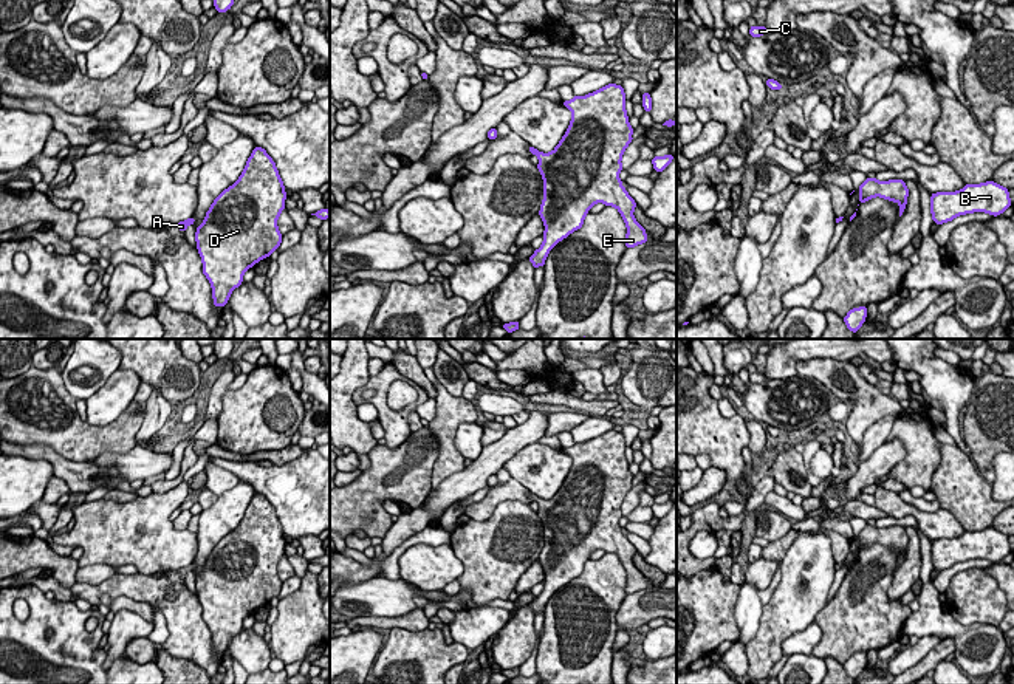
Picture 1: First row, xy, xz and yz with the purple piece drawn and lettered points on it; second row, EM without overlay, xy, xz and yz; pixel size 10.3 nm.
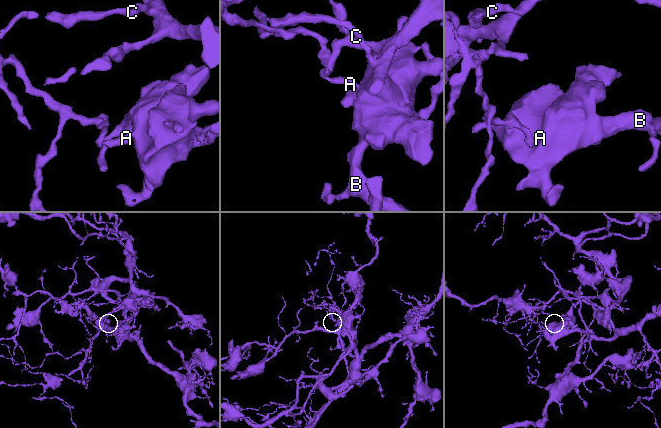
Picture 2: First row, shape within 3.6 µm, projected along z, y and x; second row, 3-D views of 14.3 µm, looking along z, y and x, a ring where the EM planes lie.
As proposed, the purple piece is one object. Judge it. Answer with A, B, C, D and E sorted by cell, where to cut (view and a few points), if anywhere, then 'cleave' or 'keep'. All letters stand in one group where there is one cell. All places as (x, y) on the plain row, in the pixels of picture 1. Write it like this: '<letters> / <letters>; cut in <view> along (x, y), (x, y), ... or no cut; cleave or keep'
A B C D E; no cut; keep

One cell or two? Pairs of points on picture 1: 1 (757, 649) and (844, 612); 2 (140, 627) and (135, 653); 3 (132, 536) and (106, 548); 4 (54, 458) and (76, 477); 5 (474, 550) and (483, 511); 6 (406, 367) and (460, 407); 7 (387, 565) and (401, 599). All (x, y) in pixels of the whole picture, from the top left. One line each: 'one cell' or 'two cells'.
1: two cells
2: two cells
3: one cell
4: one cell
5: two cells
6: two cells
7: two cells

